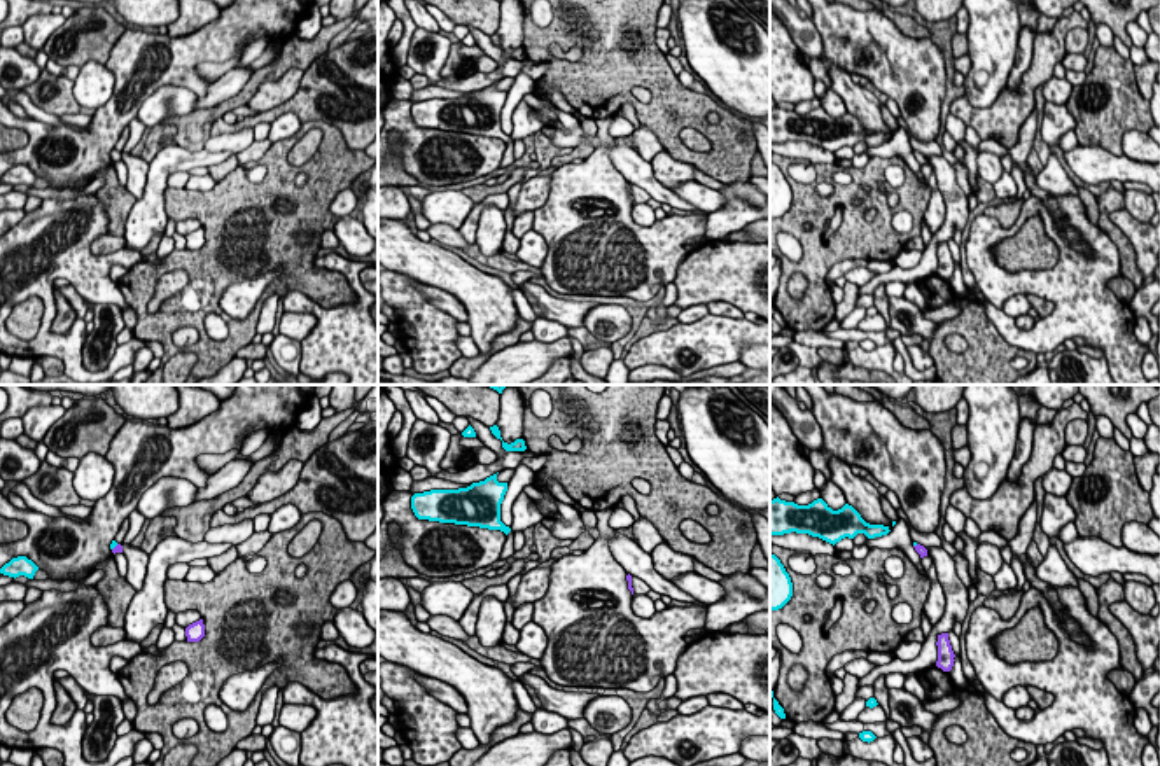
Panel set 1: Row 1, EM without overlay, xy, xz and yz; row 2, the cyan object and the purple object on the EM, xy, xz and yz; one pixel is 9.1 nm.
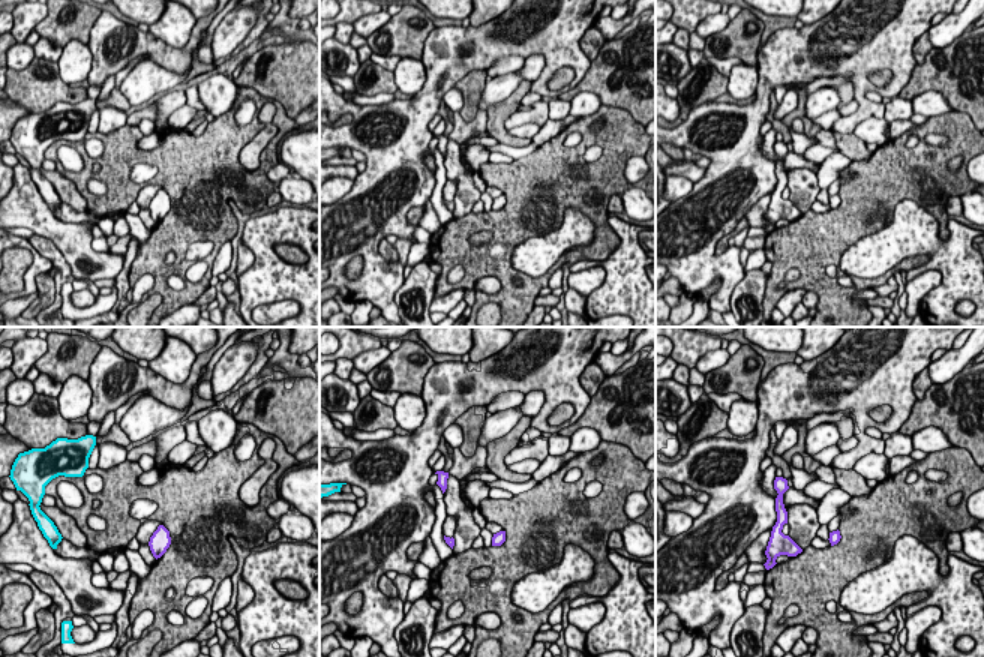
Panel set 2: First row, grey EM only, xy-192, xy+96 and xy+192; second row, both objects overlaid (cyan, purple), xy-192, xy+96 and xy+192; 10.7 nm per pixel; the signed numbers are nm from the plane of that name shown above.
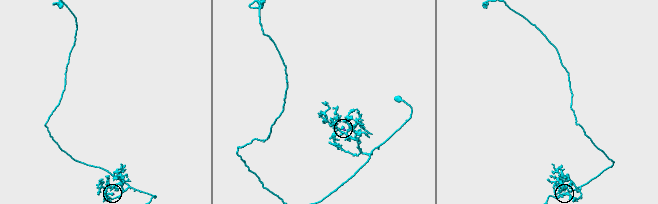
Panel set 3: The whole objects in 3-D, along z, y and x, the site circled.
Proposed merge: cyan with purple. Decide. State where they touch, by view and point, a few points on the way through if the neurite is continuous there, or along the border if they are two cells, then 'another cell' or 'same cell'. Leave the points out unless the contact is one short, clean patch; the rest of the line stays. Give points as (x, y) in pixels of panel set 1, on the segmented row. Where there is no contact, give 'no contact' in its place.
xy (114, 546) | across xy (114, 543), (114, 546), (118, 548) | same cell

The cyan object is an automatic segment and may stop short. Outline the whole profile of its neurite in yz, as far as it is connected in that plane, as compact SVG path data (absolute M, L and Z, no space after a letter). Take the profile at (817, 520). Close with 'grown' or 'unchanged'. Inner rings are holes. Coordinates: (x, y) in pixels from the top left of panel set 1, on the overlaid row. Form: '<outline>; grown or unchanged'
M779 497L770 500L770 535L791 532L808 533L835 546L845 537L854 539L857 533L875 539L887 535L891 530L884 525L866 523L849 504L833 511L822 498L808 505L786 502Z; unchanged

